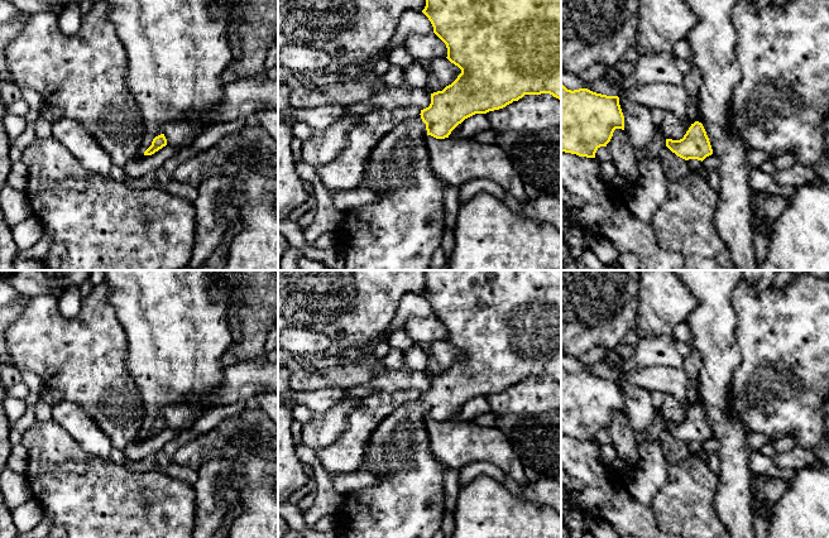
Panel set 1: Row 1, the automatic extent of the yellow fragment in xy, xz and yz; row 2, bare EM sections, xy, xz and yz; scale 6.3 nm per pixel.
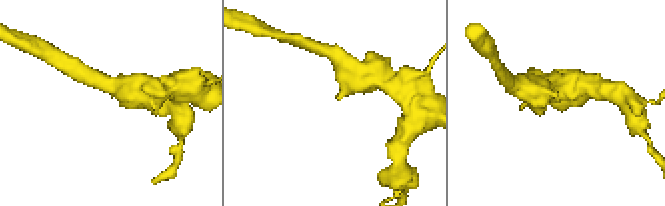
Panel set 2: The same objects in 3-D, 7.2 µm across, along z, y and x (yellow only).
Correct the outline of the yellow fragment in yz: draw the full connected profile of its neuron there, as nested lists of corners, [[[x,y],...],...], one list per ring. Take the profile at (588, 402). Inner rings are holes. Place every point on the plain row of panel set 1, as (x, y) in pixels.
[[[561,366],[561,434],[579,439],[595,441],[596,433],[600,429],[607,429],[615,412],[624,413],[624,399],[618,379],[607,379],[588,371],[571,374]]]

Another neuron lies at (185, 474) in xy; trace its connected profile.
[[[149,455],[145,458],[136,461],[136,462],[128,460],[124,463],[124,466],[129,471],[138,471],[138,472],[155,470],[155,471],[163,472],[173,479],[185,481],[192,486],[196,484],[196,481],[198,479],[197,471],[191,470],[190,467],[179,466],[179,465],[174,463],[173,461],[171,461],[171,463],[166,469],[162,469],[158,463],[155,455]]]

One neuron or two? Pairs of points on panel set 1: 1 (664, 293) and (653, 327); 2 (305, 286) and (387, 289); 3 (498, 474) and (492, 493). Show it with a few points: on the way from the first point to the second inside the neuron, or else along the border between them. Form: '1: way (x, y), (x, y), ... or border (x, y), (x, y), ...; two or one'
1: way (664, 302), (655, 318); one
2: way (325, 286), (367, 286); one
3: border (466, 483), (487, 475), (502, 485); two

